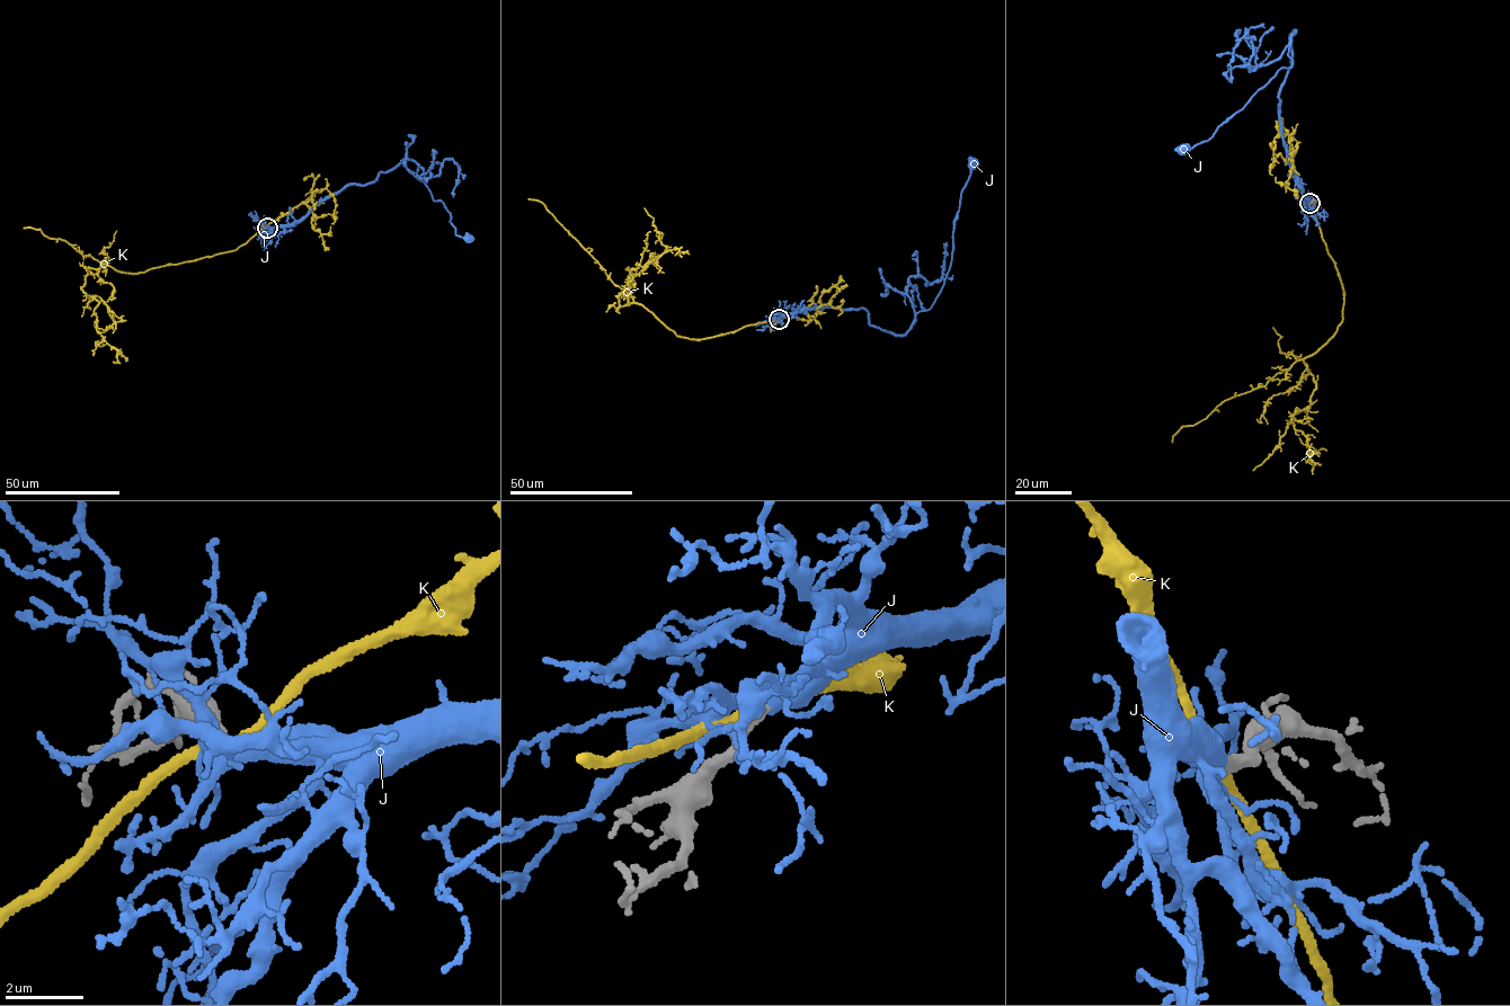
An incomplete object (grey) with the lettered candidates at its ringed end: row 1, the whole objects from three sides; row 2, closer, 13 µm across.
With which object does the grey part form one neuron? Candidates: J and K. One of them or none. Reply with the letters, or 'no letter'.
J

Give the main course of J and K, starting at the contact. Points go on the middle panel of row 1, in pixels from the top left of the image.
J: (779, 319), (822, 306), (861, 308), (871, 325), (905, 332), (940, 292), (973, 163)
K: (778, 319), (691, 339), (677, 336), (641, 305), (618, 309), (629, 279), (666, 248), (644, 207)

